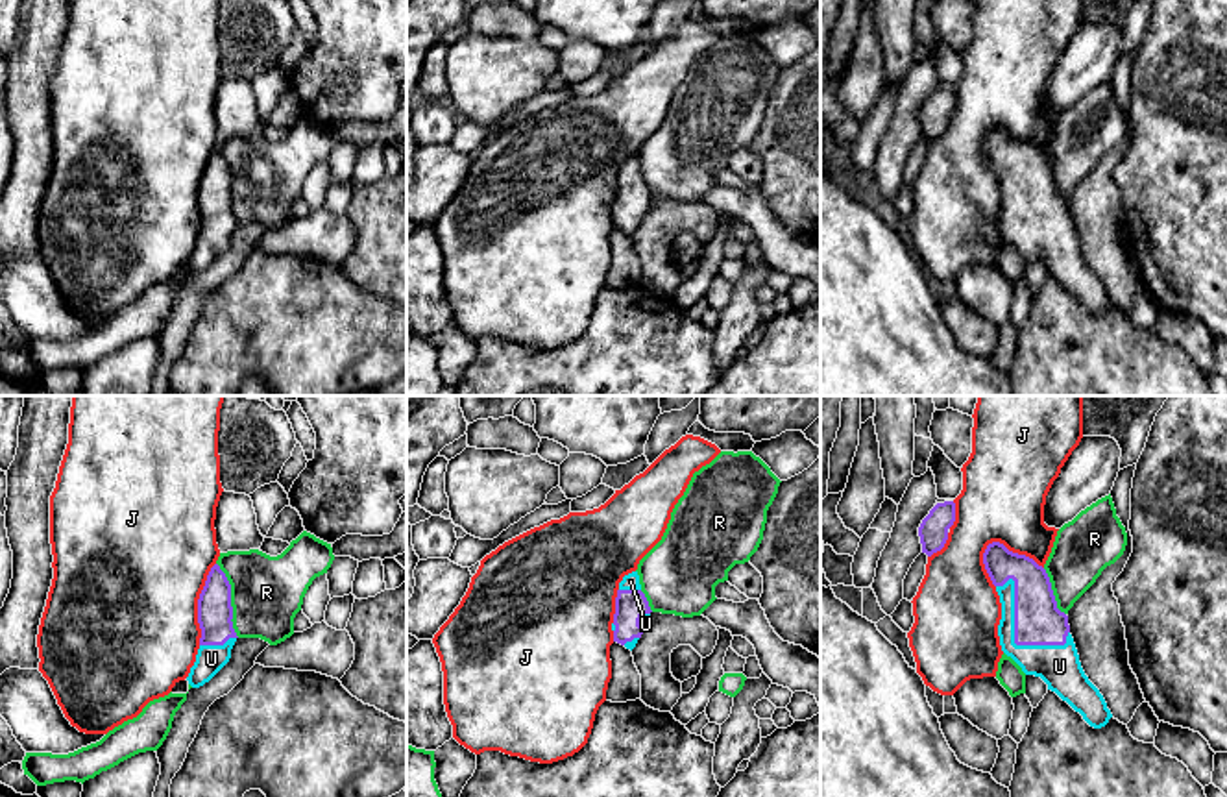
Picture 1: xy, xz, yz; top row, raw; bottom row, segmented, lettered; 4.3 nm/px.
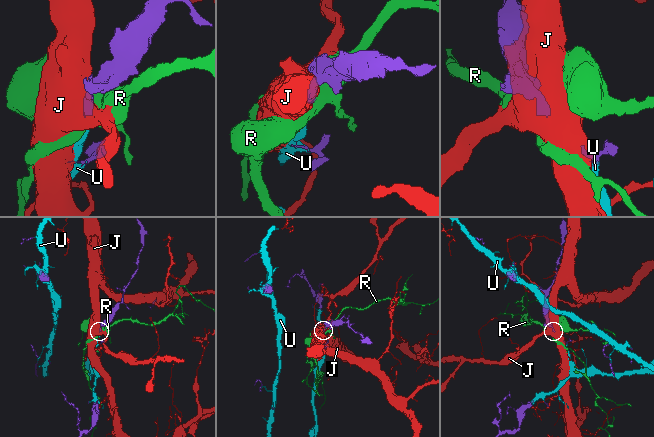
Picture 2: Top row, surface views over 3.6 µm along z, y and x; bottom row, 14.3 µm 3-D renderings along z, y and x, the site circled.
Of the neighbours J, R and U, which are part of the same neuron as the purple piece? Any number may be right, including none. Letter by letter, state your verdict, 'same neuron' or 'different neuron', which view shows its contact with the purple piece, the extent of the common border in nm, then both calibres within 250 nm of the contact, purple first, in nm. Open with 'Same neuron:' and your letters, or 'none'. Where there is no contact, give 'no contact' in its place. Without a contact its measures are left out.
Same neuron: U
J: different neuron; meets purple in yz; contact 280 nm long; 180 nm thick on the purple side, 360 nm on the other
R: different neuron; meets purple in xy; contact 340 nm long; 160 nm thick on the purple side, 320 nm on the other
U: same neuron; meets purple in yz; contact 400 nm long; 200 nm thick on the purple side, 180 nm on the other

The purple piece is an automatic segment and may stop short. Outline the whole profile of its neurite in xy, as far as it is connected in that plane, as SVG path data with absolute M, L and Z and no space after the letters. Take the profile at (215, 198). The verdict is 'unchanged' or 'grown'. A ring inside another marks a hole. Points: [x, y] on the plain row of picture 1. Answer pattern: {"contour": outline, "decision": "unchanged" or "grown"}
{"contour": "M214 150L198 185L201 224L196 248L187 263L192 274L209 268L229 248L238 224L231 205L231 170L220 152Z", "decision": "grown"}

